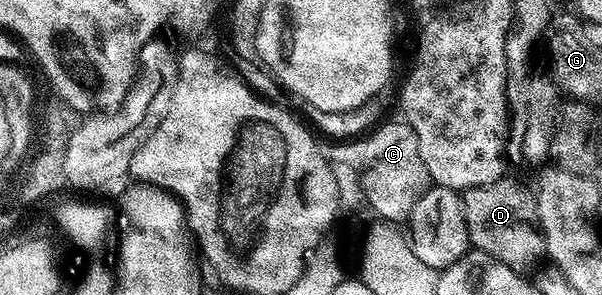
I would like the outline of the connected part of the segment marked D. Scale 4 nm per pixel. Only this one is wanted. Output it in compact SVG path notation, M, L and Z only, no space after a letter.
M510 177L496 179L493 183L488 183L482 187L473 187L461 195L463 209L467 217L467 233L470 244L476 250L482 251L496 261L507 265L507 269L528 272L528 267L536 265L546 254L545 238L542 235L541 223L537 217L537 196L532 190L530 192L521 183L516 183Z

